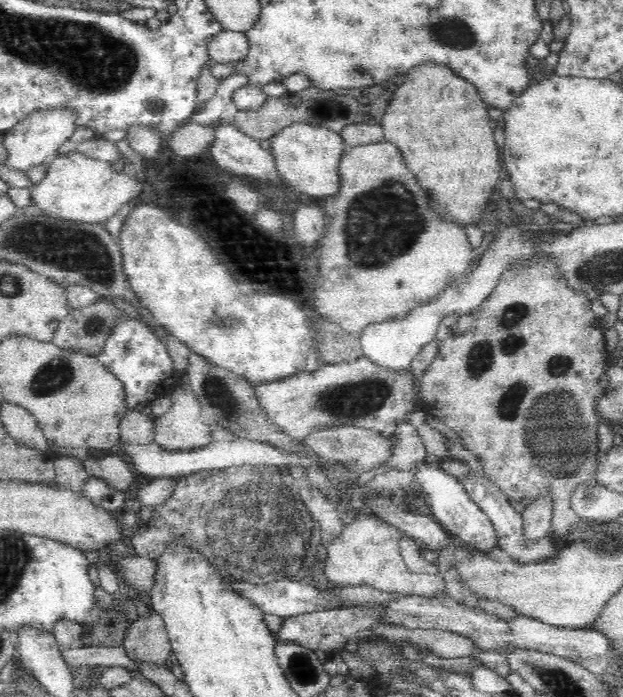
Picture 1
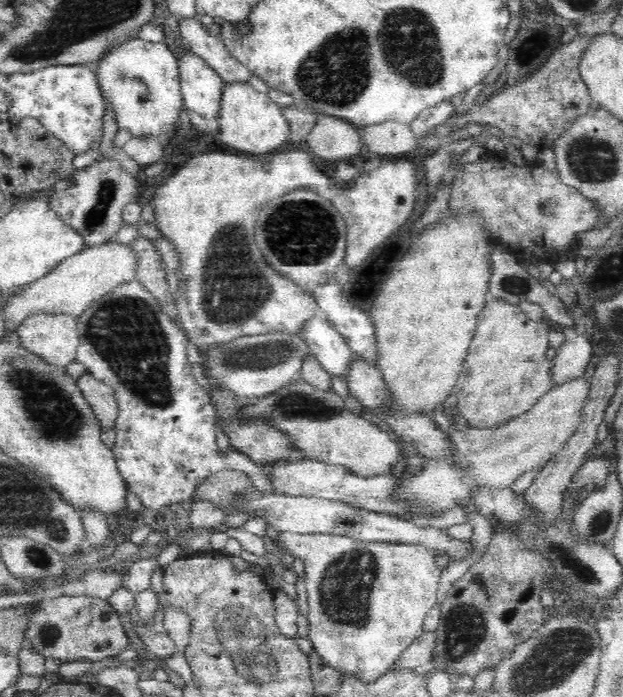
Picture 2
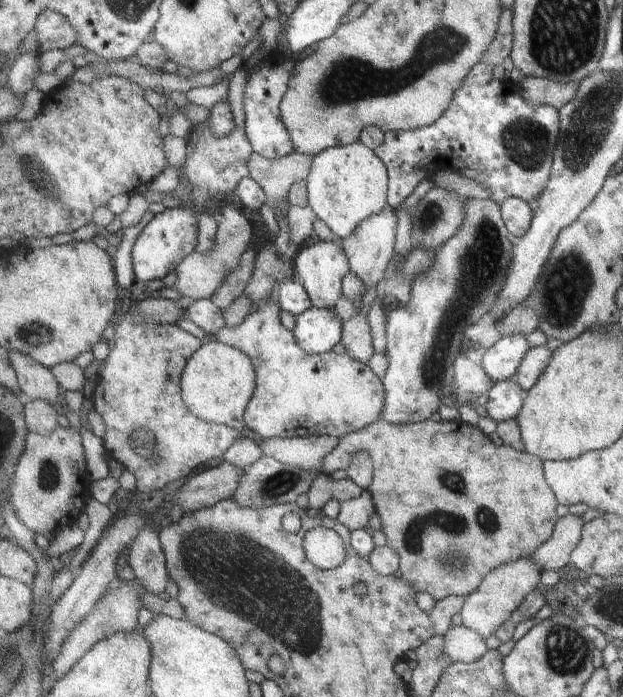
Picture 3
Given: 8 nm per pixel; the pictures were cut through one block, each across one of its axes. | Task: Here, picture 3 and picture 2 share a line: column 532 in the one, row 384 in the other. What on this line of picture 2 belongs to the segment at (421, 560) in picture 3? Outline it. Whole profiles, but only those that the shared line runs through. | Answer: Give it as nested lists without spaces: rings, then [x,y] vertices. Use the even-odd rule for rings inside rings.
[[[488,297],[479,314],[462,370],[453,386],[458,397],[458,409],[468,419],[471,427],[482,431],[501,428],[509,420],[528,412],[541,396],[555,387],[552,379],[554,363],[546,357],[546,350],[550,348],[550,326],[551,322],[547,318],[538,320],[538,316],[530,316],[530,312],[523,312],[519,306],[502,297]]]

